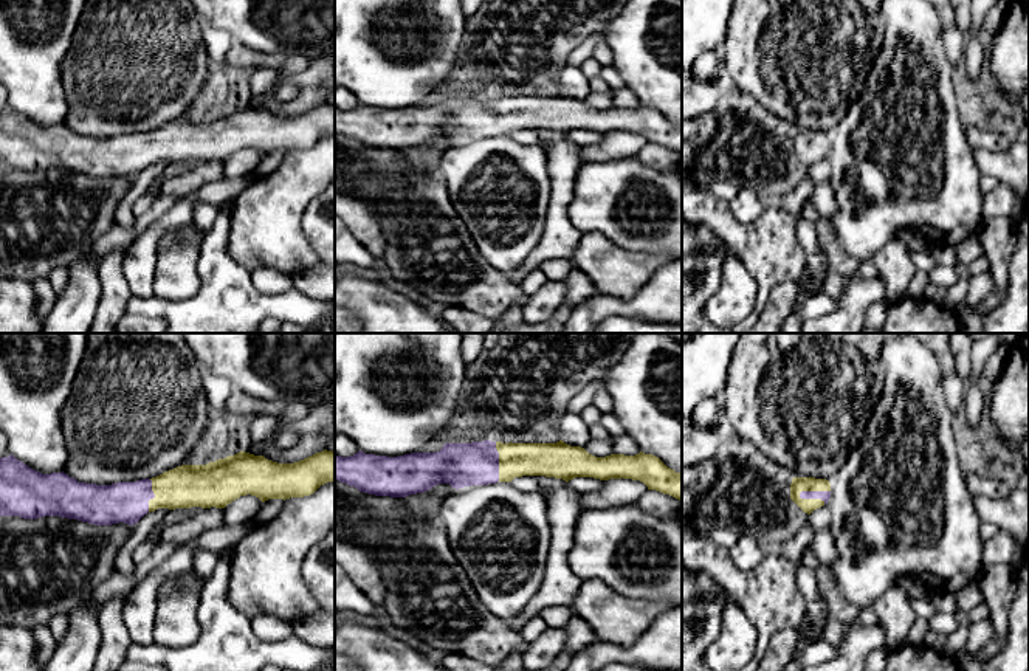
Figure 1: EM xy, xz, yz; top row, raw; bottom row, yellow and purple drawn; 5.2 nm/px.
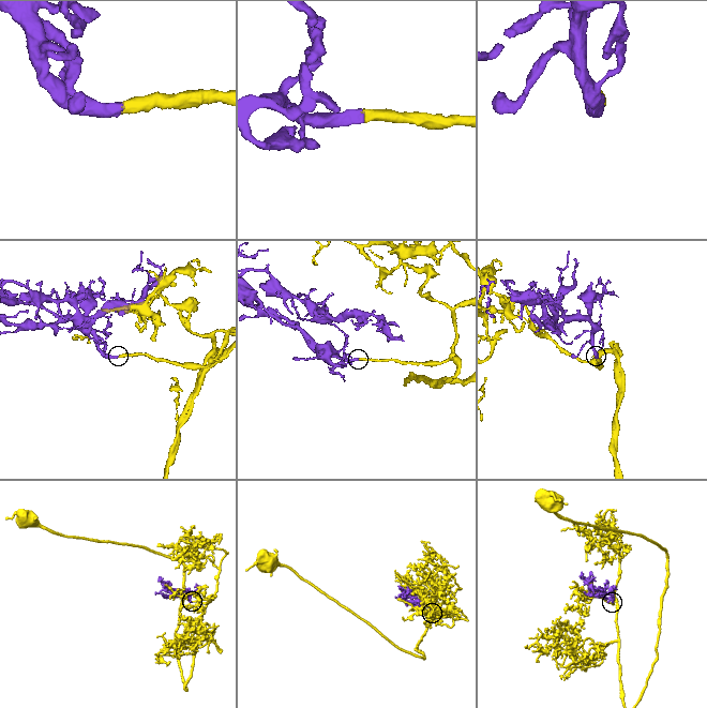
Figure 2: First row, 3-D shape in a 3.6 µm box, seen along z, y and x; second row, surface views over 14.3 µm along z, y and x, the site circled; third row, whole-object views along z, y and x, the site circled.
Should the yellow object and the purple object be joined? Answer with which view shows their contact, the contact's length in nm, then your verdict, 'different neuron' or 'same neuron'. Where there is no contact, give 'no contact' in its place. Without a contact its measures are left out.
yz | 170 nm | same neuron

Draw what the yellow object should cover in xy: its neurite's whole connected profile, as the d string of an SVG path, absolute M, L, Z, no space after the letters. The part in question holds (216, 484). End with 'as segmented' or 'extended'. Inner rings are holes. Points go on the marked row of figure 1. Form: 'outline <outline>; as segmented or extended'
outline M327 449L294 463L277 463L263 456L240 451L206 465L181 465L152 479L112 485L77 482L64 471L42 474L11 454L0 459L0 516L20 516L23 519L60 516L95 525L118 522L133 525L144 514L158 508L225 508L246 494L256 496L262 502L268 499L285 501L310 496L321 485L333 480L335 451Z; extended

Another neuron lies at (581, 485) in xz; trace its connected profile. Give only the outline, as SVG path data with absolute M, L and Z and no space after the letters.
M575 477L567 482L567 487L573 491L584 494L584 493L595 493L598 491L606 480L594 479L594 477Z

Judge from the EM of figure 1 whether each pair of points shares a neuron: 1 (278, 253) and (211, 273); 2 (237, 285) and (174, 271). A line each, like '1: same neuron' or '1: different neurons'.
1: different neurons
2: different neurons

